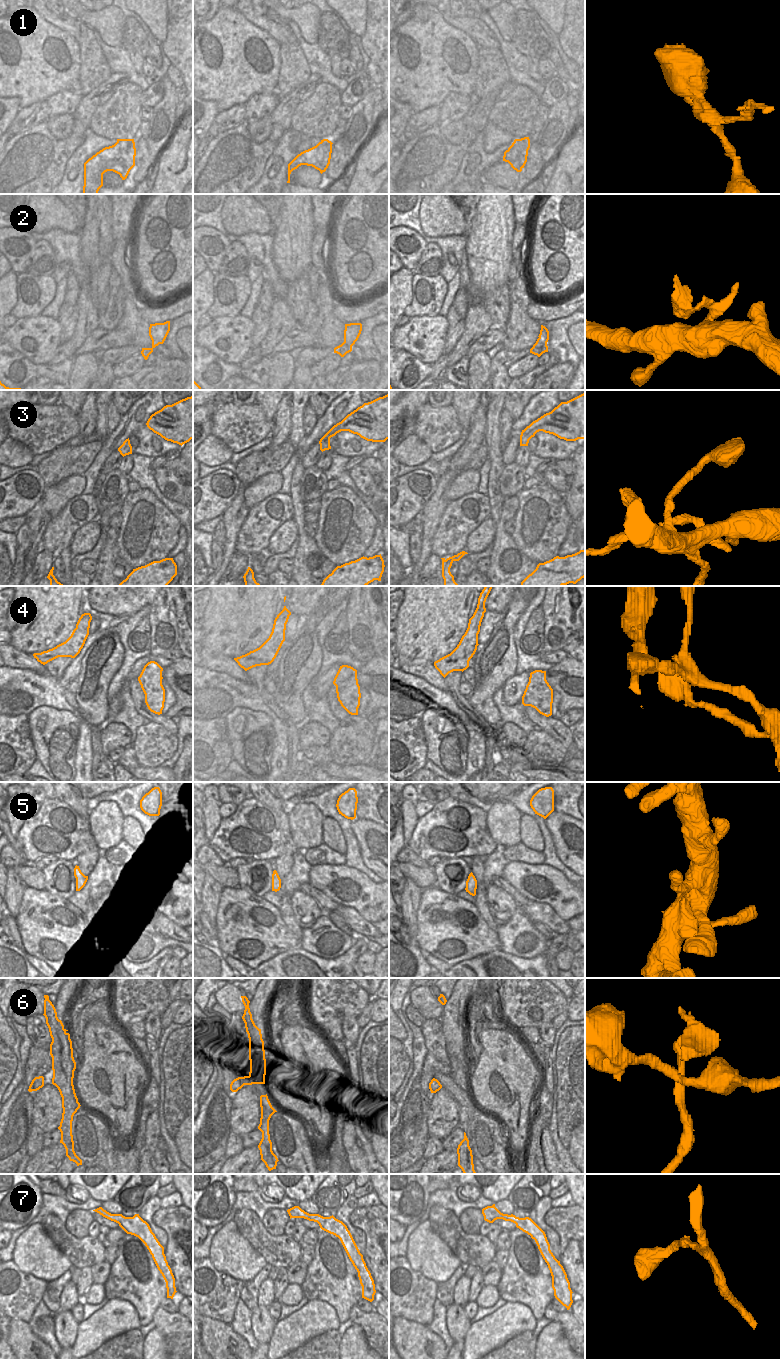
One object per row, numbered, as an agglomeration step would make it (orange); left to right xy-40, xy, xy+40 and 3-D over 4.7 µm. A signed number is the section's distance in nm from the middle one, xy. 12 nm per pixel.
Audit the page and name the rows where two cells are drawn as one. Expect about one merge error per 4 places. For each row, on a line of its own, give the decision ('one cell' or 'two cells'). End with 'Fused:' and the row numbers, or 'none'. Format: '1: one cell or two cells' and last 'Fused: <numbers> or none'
1: two cells
2: two cells
3: one cell
4: one cell
5: one cell
6: two cells
7: one cell
Fused: 1, 2, 6

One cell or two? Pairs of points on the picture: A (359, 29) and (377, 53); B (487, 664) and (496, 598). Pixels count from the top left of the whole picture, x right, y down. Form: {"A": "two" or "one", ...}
{"A": "two", "B": "two"}

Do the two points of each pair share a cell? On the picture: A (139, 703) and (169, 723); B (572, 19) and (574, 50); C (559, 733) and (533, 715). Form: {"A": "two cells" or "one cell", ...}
{"A": "one cell", "B": "one cell", "C": "one cell"}

